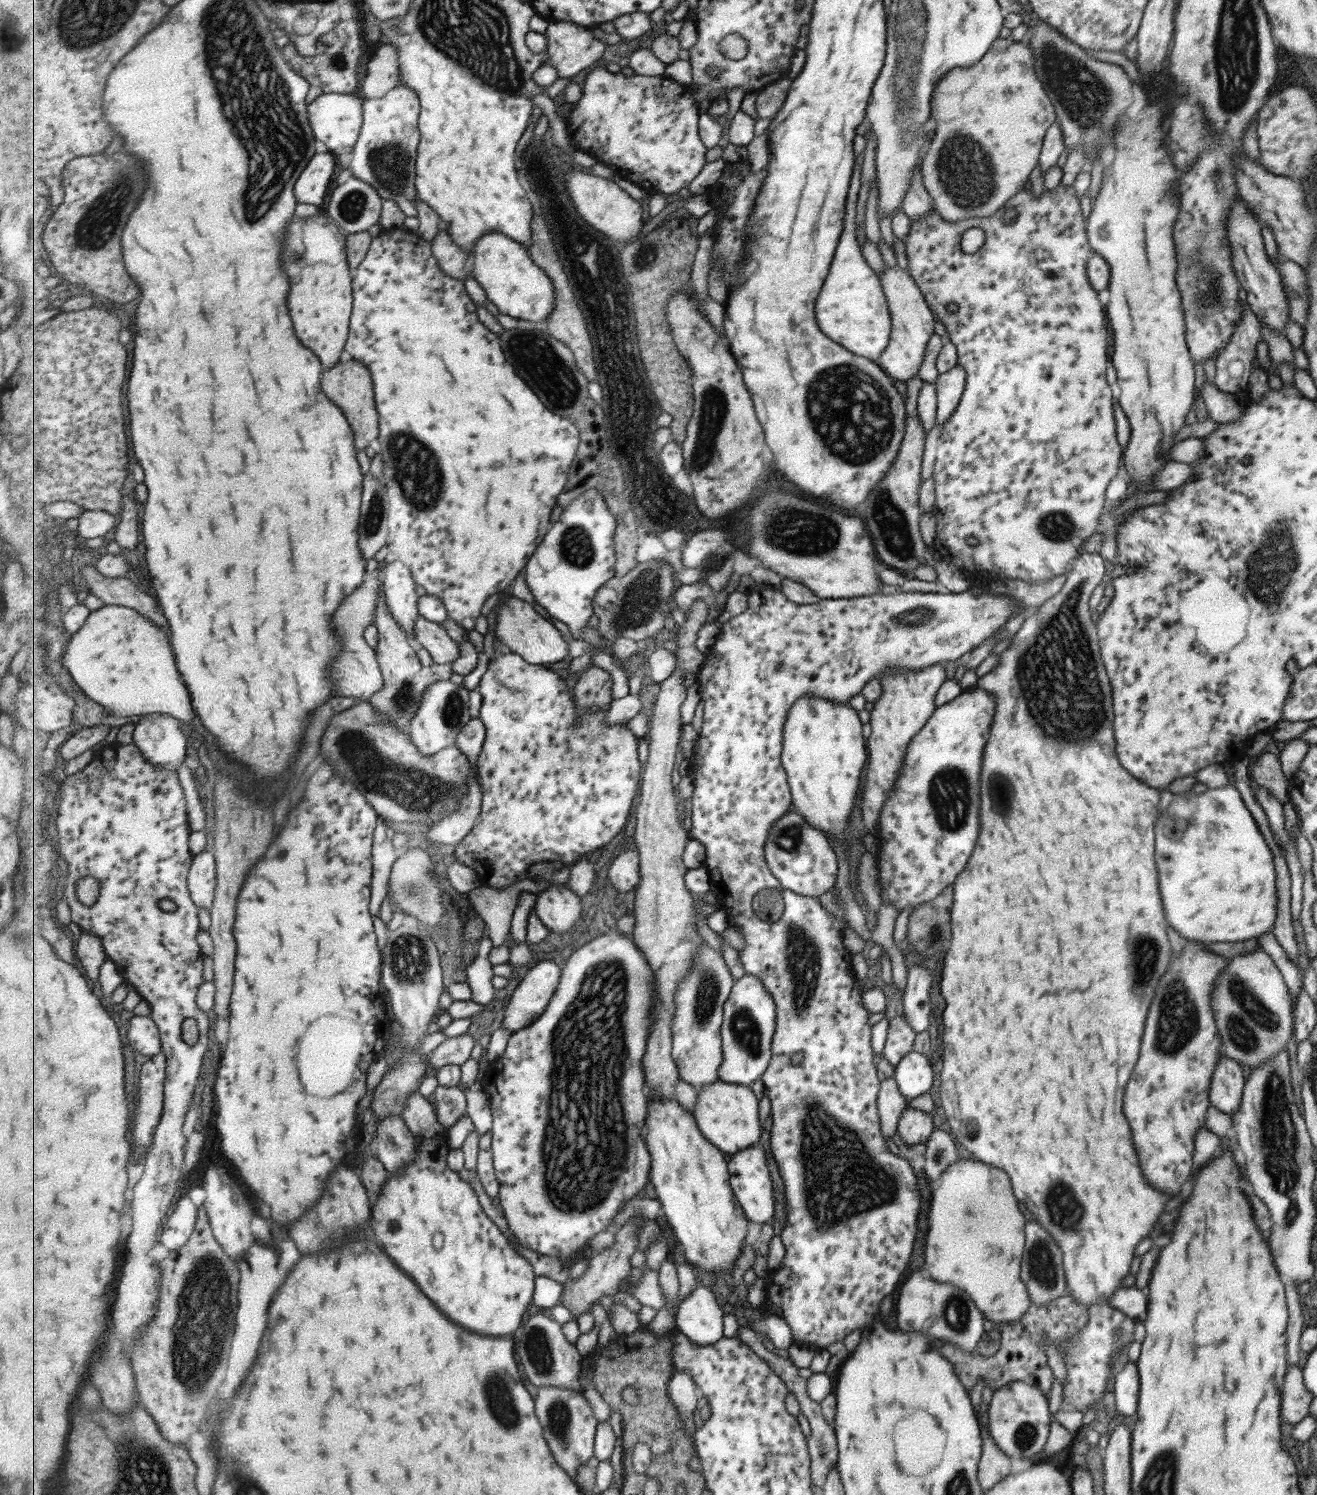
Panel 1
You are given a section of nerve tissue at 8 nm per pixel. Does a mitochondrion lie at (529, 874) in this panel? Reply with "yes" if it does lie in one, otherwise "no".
no

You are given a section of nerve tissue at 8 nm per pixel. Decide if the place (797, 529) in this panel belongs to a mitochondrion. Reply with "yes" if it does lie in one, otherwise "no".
yes

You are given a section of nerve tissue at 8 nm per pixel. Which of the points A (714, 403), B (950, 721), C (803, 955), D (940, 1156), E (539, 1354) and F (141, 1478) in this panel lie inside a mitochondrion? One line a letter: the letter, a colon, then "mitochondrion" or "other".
A: mitochondrion
B: other
C: mitochondrion
D: mitochondrion
E: mitochondrion
F: mitochondrion

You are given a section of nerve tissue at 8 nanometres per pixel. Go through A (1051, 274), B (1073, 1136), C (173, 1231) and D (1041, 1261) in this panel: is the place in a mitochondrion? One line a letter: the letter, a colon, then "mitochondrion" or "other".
A: other
B: other
C: other
D: mitochondrion

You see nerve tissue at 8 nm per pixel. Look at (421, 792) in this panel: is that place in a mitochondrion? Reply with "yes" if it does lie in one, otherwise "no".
yes

